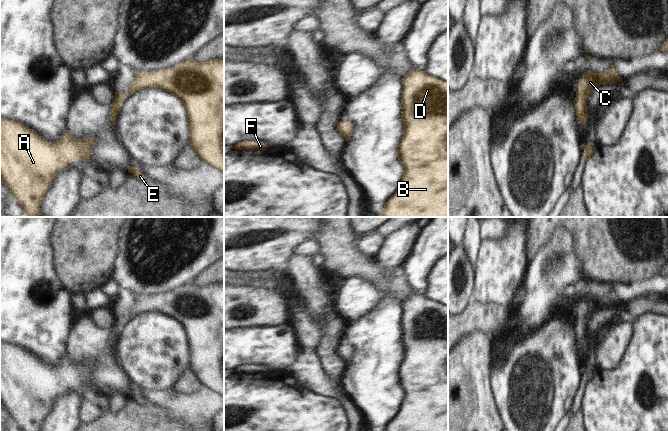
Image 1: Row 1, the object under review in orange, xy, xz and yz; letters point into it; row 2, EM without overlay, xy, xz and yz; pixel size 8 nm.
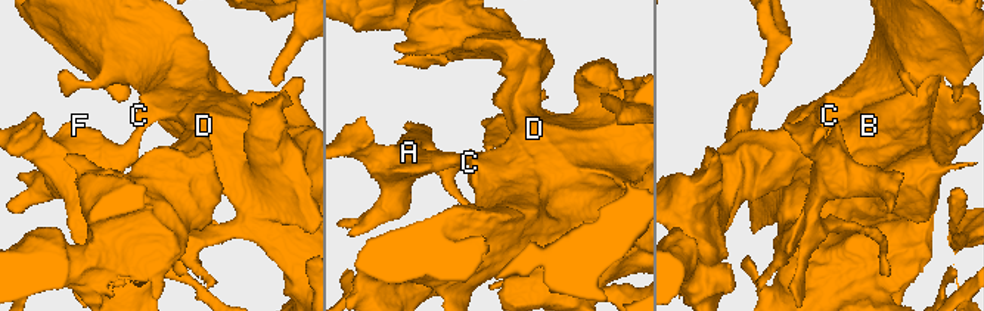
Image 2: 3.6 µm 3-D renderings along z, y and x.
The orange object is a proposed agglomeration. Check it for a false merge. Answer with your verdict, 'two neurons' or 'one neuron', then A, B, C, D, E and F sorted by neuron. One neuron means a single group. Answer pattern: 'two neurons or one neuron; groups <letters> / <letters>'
one neuron; groups A B C D E F

